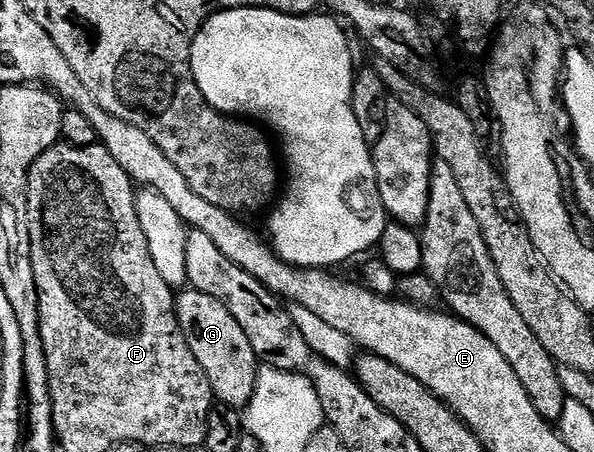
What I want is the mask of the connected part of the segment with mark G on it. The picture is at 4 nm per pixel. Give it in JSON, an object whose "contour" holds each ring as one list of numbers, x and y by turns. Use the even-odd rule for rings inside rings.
{"contour":[[184,289,176,295,176,316,190,345,190,353,198,357,198,365,202,365,210,381,215,402,237,409,247,407,254,397,258,360,254,345,250,345,246,333,242,333,242,325,230,317,230,309,206,293]]}

